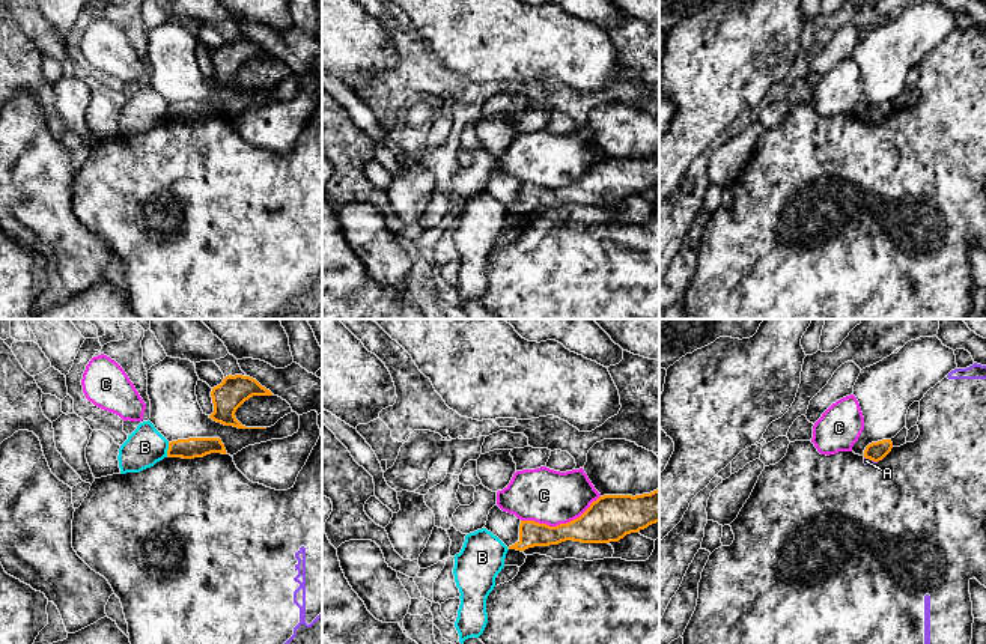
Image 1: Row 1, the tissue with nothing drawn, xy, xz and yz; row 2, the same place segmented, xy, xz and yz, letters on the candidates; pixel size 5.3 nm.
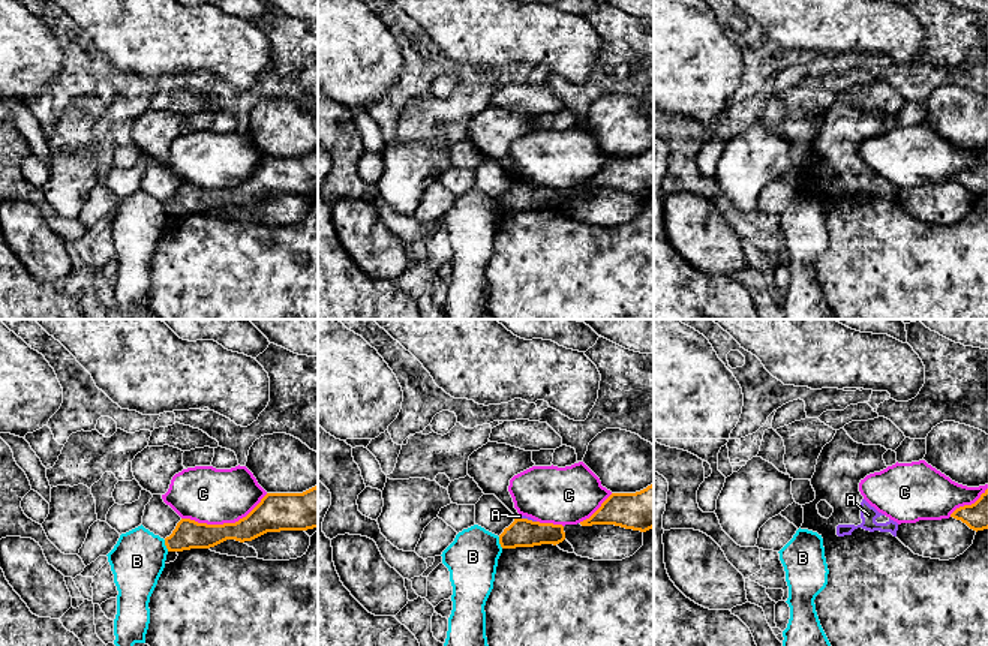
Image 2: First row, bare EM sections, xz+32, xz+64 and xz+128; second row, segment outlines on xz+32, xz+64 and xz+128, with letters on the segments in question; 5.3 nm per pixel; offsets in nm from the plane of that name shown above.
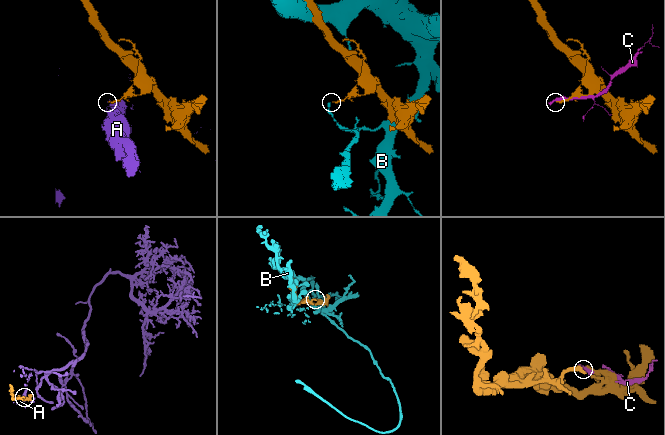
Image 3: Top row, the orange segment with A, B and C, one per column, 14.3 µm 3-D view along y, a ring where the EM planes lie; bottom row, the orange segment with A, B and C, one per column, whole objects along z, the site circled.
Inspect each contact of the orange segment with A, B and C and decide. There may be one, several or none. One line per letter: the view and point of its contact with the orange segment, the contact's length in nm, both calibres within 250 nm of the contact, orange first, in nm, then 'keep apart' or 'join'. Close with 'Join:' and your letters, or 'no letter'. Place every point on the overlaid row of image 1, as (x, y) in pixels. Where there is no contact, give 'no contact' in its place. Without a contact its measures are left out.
A: yz (870, 459) | 80 nm | 100/30 nm | keep apart
B: xy (169, 449) | 70 nm | 110/200 nm | keep apart
C: xz (560, 524) | 440 nm | 240/300 nm | keep apart
Join: no letter

